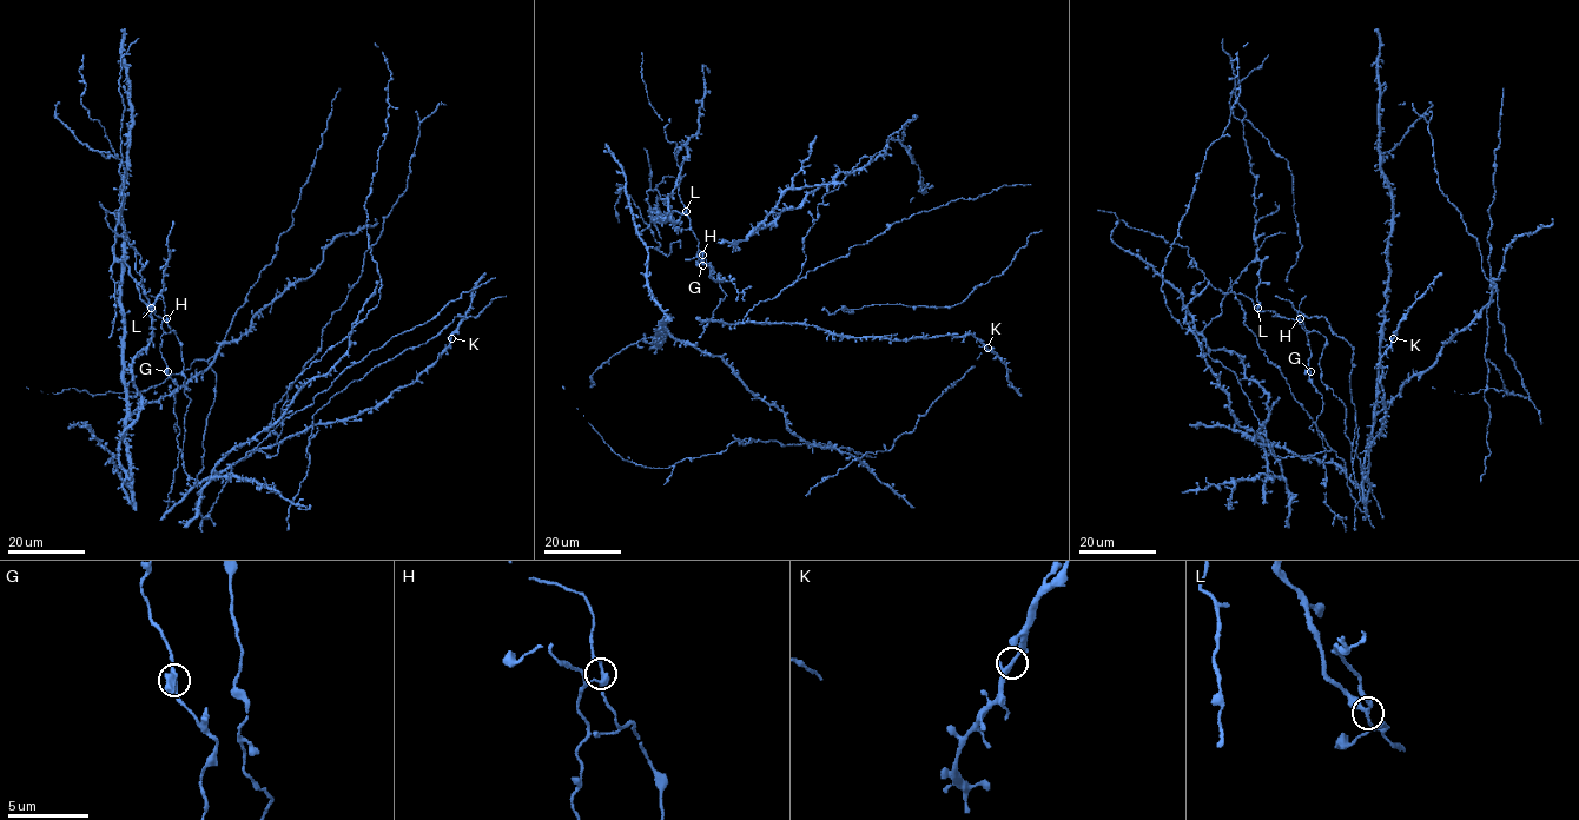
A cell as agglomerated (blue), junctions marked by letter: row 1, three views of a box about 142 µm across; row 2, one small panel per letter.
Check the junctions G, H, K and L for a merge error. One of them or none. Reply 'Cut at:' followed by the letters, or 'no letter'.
Cut at: L

